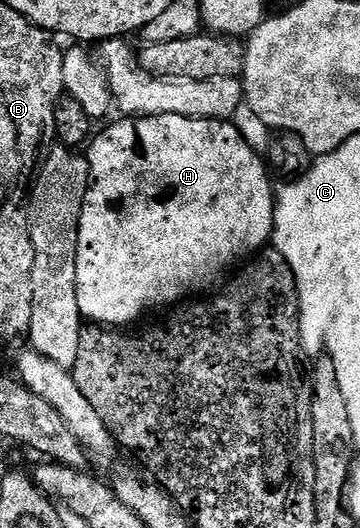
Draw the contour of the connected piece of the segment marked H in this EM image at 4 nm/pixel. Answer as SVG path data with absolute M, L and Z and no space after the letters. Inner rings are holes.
M157 115L156 117L137 117L134 119L119 119L123 121L115 121L99 138L92 140L90 142L89 148L91 150L85 153L87 159L87 166L91 172L89 178L89 188L85 199L83 200L83 210L81 211L81 219L79 220L79 246L77 247L77 307L79 308L80 318L89 320L88 322L94 323L99 327L131 327L135 320L138 319L142 313L147 313L150 309L159 309L162 305L167 305L166 307L175 307L180 304L184 299L190 298L191 292L195 292L195 295L199 295L202 289L207 289L223 272L226 271L230 265L238 266L240 262L244 259L250 258L252 255L258 254L260 250L264 248L263 245L272 240L275 231L275 194L276 190L271 189L271 180L273 180L272 174L269 172L269 166L262 156L253 148L249 147L249 143L241 135L241 131L237 126L234 125L230 120L226 121L210 121L209 119L197 119L196 117L186 117L185 115Z

